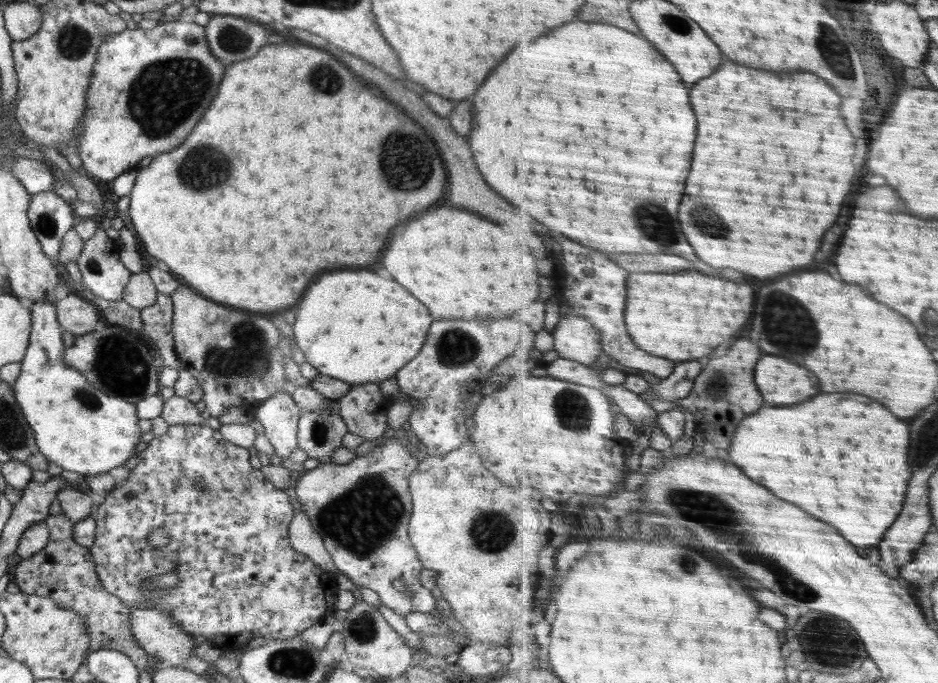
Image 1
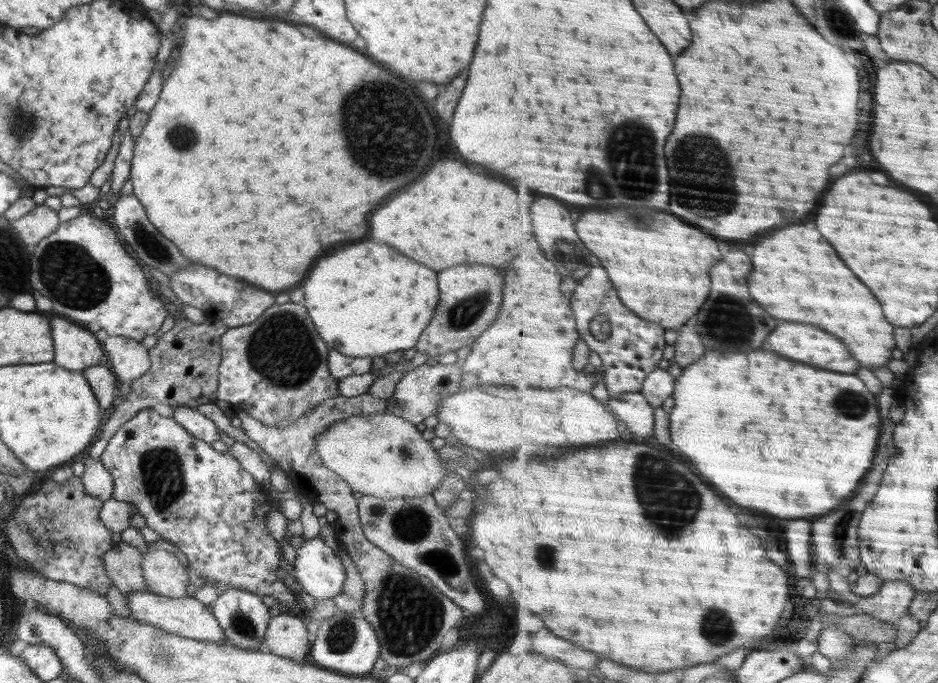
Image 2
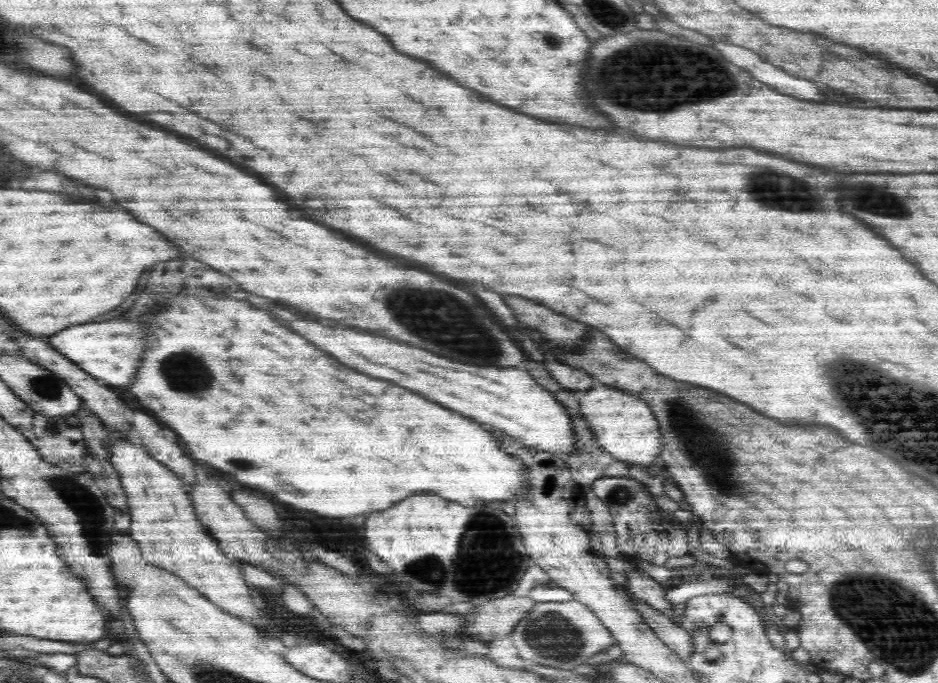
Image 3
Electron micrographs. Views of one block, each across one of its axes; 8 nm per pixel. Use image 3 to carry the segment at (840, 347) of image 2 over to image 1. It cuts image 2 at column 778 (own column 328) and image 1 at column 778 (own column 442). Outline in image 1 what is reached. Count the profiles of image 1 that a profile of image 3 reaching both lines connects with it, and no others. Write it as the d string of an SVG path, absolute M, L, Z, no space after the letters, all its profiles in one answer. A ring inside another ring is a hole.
M764 356L756 368L756 380L772 404L802 404L820 394L820 380L814 372L778 356Z

